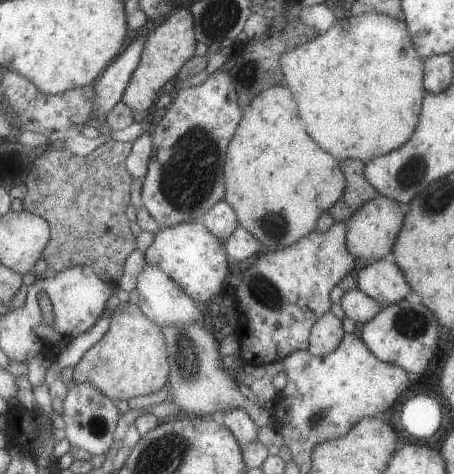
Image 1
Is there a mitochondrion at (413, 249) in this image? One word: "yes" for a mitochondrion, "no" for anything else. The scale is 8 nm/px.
no

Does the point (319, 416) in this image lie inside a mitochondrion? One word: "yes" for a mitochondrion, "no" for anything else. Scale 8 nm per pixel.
yes

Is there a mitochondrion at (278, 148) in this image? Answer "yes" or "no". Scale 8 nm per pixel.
no

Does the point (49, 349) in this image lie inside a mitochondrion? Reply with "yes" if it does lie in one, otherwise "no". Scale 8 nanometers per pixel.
no

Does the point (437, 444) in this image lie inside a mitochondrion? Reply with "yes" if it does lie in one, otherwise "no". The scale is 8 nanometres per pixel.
no

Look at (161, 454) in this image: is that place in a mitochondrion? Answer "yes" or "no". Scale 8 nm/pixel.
yes

